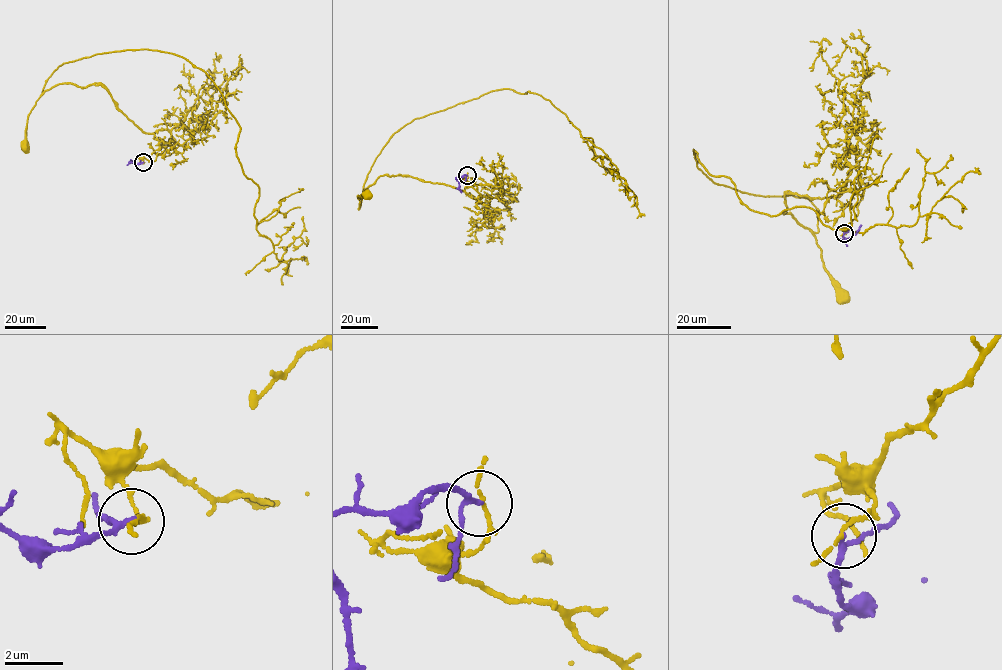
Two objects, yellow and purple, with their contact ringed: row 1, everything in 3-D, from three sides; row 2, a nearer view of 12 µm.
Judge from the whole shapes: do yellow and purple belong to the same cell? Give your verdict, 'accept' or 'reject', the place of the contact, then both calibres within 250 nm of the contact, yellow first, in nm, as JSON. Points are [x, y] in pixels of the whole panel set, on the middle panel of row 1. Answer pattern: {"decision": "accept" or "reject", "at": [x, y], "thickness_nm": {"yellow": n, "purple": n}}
{"decision": "reject", "at": [467, 175], "thickness_nm": {"yellow": 110, "purple": 160}}

